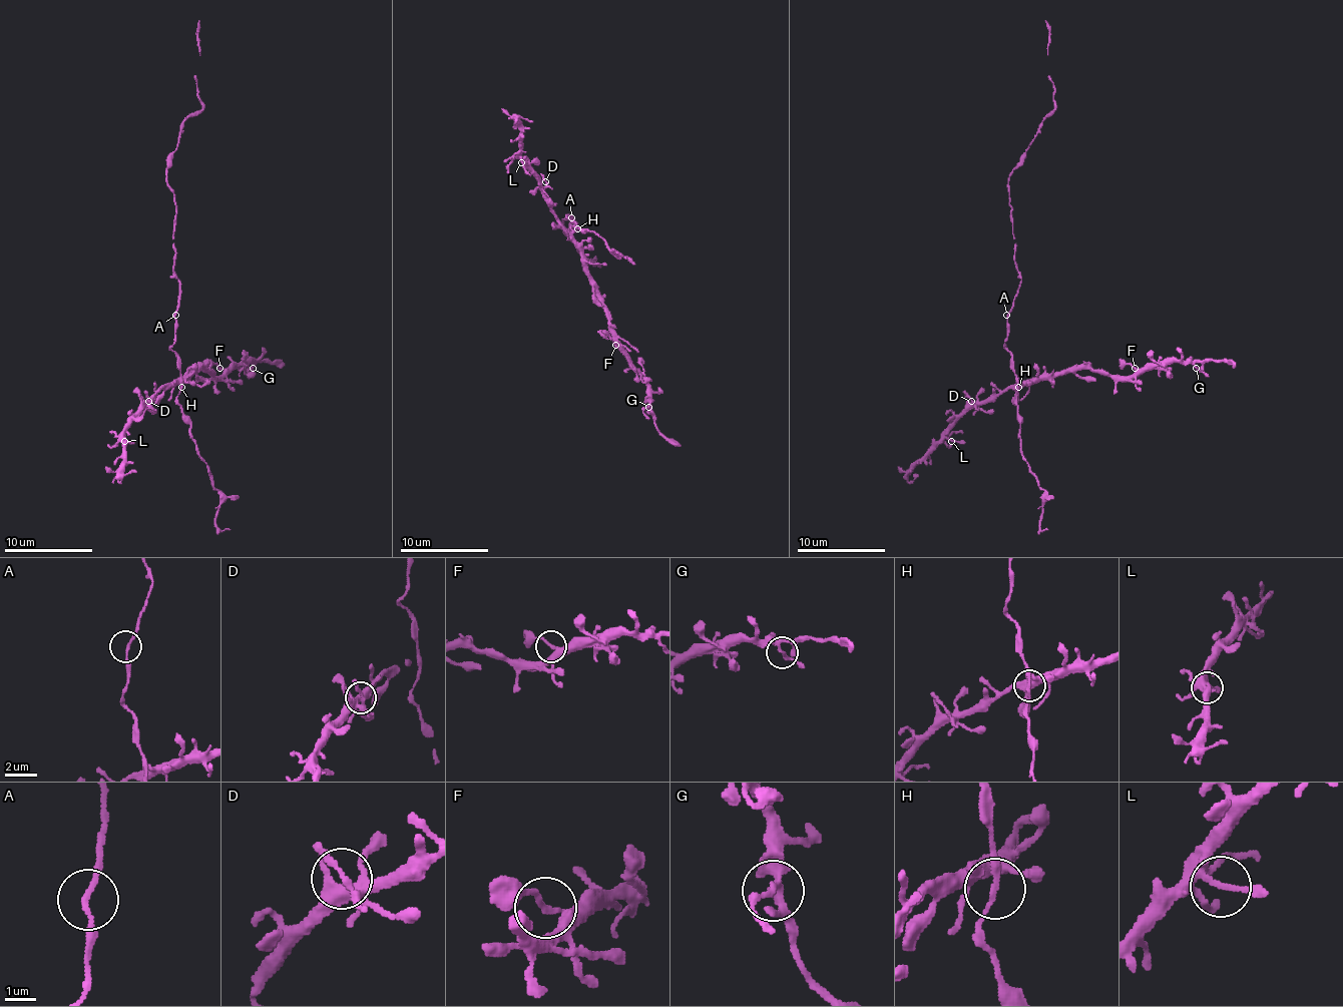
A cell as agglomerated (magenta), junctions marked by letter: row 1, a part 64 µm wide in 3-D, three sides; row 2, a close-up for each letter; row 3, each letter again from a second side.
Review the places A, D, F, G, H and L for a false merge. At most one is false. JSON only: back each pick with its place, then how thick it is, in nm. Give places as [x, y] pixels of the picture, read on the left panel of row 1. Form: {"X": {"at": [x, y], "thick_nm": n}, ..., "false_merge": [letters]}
{"false_merge": []}

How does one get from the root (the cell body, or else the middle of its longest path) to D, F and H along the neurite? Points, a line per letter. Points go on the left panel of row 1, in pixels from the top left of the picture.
D: (175, 315), (175, 342), (170, 348), (177, 357), (179, 379), (170, 386), (164, 386), (148, 401)
F: (175, 315), (175, 342), (170, 348), (179, 370), (175, 384), (197, 368), (219, 377), (224, 373), (219, 368)
H: (175, 315), (175, 342), (170, 348), (177, 357), (181, 388)

